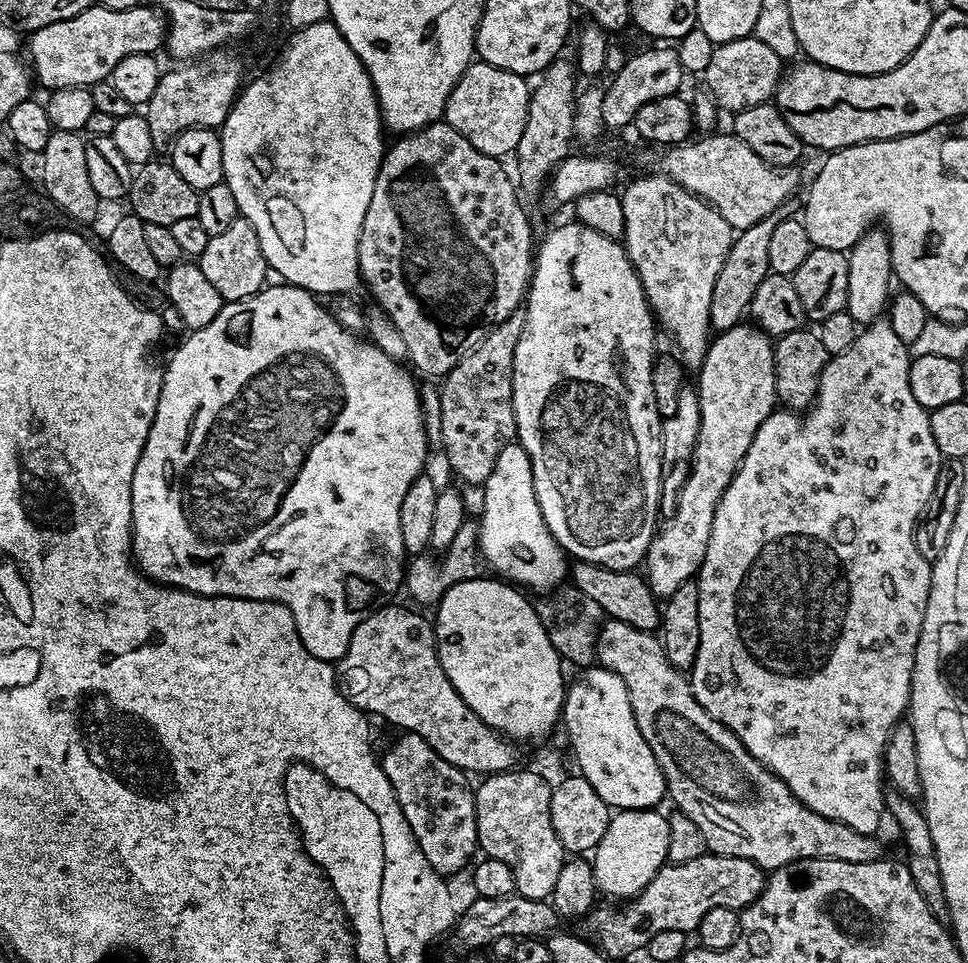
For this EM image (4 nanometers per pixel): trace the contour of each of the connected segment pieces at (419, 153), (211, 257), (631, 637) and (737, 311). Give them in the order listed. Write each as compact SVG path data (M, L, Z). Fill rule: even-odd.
M437 122L419 128L417 132L401 135L396 138L393 144L391 141L387 145L380 163L380 169L374 178L374 194L370 194L370 206L366 206L366 218L362 218L362 230L358 238L360 279L363 287L365 289L368 287L372 291L374 298L372 300L389 315L394 326L402 332L403 341L406 342L406 350L408 351L407 359L410 364L412 362L411 367L421 377L423 377L422 375L424 378L447 376L450 370L454 370L454 366L458 366L458 362L462 362L462 358L466 358L468 352L479 346L482 338L486 338L486 334L490 334L490 330L494 326L506 322L506 318L510 318L516 312L521 311L522 305L525 303L534 267L532 224L528 221L523 206L520 205L521 193L518 191L513 177L511 180L507 170L500 164L503 163L497 157L487 156L478 150L474 150L474 146L470 146L470 142L466 142L466 138L462 138L462 134L458 134L458 130L454 130L454 126Z
M237 218L230 222L230 227L222 230L222 234L214 234L206 242L206 250L198 257L198 263L202 274L206 274L218 290L218 294L224 301L245 300L256 295L261 288L265 287L267 276L270 276L270 269L266 258L262 254L262 246L258 242L258 234L254 226L243 218Z
M608 618L603 621L596 643L599 667L616 672L630 694L630 706L638 722L642 738L654 750L664 775L667 795L677 809L698 826L709 853L717 856L746 858L759 868L775 870L800 860L841 860L842 862L874 862L881 859L880 844L875 835L858 834L850 826L826 818L810 810L786 786L784 780L757 762L746 746L722 722L718 722L696 700L689 677L675 668L664 653L664 645L651 632L643 632L626 622Z
M791 203L778 206L762 222L754 222L754 226L739 229L735 233L730 254L726 254L726 262L722 262L722 270L718 270L718 278L714 278L714 295L710 298L710 322L713 333L719 334L730 330L741 323L749 315L752 299L762 286L762 282L770 274L770 258L766 258L770 237L774 235L774 226L778 222L793 219Z

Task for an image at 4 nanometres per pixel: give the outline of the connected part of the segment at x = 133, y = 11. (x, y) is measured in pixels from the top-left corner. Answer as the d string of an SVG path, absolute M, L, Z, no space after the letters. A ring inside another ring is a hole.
M93 6L86 9L85 12L80 12L74 18L66 18L62 22L54 22L50 26L42 26L38 31L31 33L27 37L28 40L28 56L27 59L30 61L31 71L34 73L35 79L47 90L55 90L58 88L65 88L66 86L78 86L79 88L85 86L91 86L98 83L100 80L109 79L114 70L114 66L118 66L118 62L122 62L122 58L126 58L130 54L142 54L143 52L149 54L156 54L165 47L166 44L166 20L163 15L157 9L151 6L141 6L139 8L131 8L130 10L110 10L103 6Z

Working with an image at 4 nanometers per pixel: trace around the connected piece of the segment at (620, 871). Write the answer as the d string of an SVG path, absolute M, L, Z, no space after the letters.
M634 808L620 810L609 819L606 834L602 834L590 856L592 873L596 887L601 893L613 896L613 901L623 902L638 895L651 882L654 874L663 868L667 859L667 846L670 843L668 816L660 810Z

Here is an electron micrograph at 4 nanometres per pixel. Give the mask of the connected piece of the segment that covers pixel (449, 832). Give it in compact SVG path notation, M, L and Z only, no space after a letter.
M413 732L400 734L385 750L382 767L402 806L412 839L418 842L426 862L430 862L441 878L449 878L464 867L467 869L473 863L472 855L477 855L478 845L476 794L473 785L468 785L466 773L446 762L442 754L433 750L430 742Z

